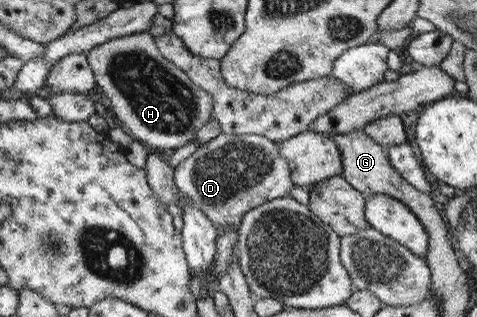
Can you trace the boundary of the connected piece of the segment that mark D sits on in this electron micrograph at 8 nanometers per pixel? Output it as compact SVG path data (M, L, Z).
M221 133L201 146L174 168L174 181L181 197L191 199L213 221L218 232L237 229L244 214L270 200L289 196L294 183L289 163L282 157L278 144L261 135L235 136Z

